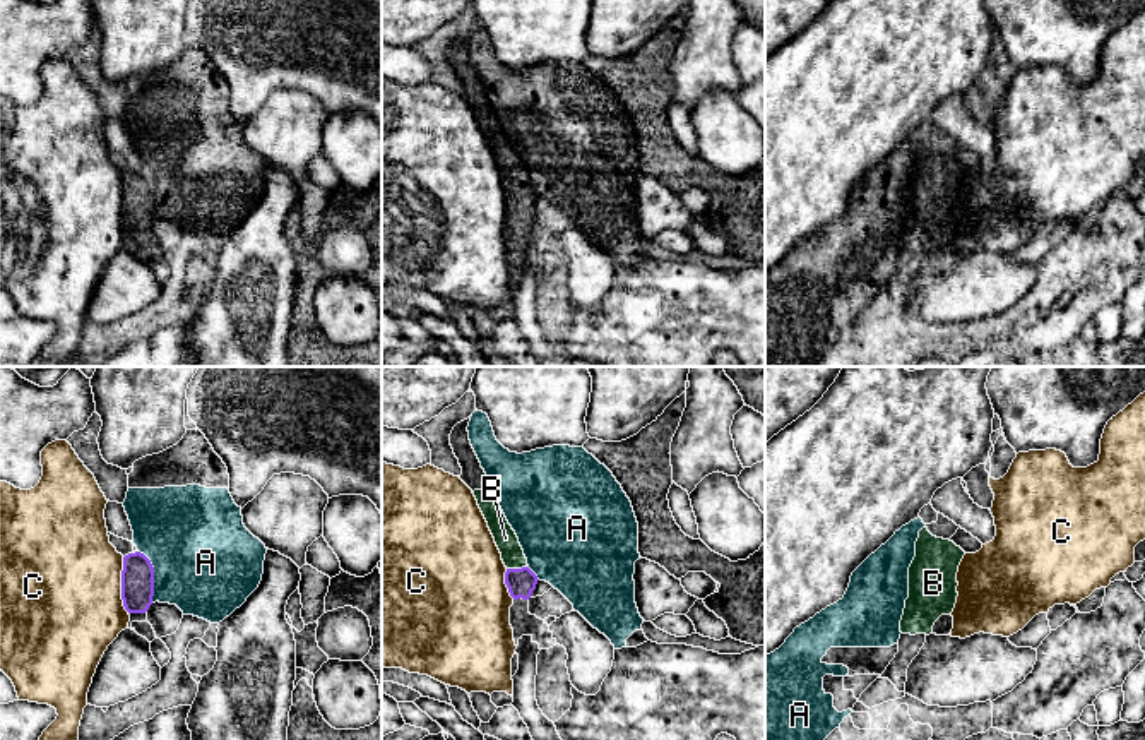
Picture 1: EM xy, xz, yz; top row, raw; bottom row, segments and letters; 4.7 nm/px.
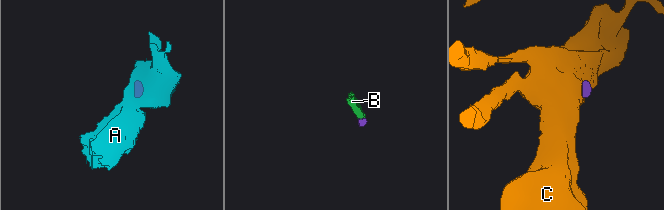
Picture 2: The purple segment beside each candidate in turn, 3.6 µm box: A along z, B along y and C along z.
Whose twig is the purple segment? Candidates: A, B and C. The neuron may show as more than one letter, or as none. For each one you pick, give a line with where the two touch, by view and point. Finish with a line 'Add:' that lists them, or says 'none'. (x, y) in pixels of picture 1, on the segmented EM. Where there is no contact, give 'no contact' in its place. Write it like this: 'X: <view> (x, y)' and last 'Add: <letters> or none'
B: xz (517, 569)
Add: B

